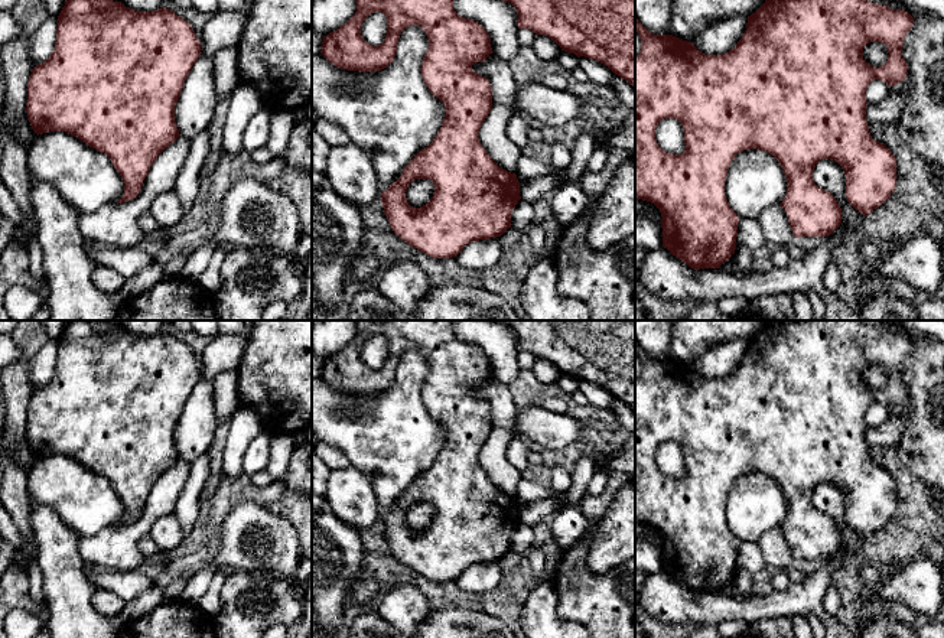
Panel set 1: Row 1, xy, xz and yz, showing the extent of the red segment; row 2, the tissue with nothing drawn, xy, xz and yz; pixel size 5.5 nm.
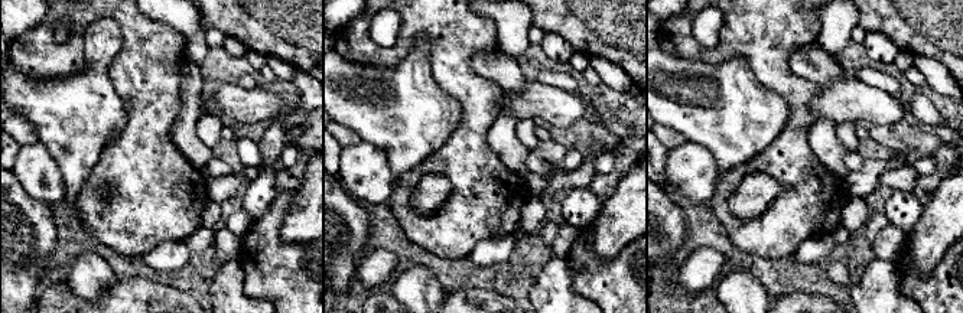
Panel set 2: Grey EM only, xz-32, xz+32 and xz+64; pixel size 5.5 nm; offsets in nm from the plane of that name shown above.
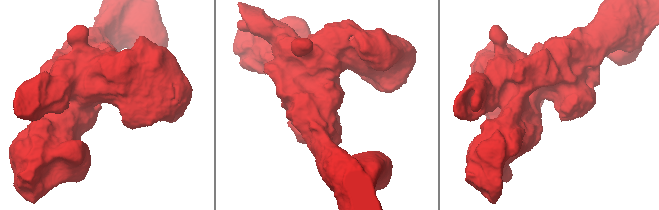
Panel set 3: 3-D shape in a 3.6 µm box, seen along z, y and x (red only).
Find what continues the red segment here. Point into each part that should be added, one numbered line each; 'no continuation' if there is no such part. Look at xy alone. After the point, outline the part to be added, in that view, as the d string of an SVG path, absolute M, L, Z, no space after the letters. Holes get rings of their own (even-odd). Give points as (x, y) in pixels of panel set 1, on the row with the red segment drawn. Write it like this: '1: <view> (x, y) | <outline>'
no continuation

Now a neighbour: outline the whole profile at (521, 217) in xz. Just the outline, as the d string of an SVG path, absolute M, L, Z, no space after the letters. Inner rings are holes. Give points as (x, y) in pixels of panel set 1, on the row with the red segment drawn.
M520 199L511 212L511 228L525 232L534 224L533 204Z

